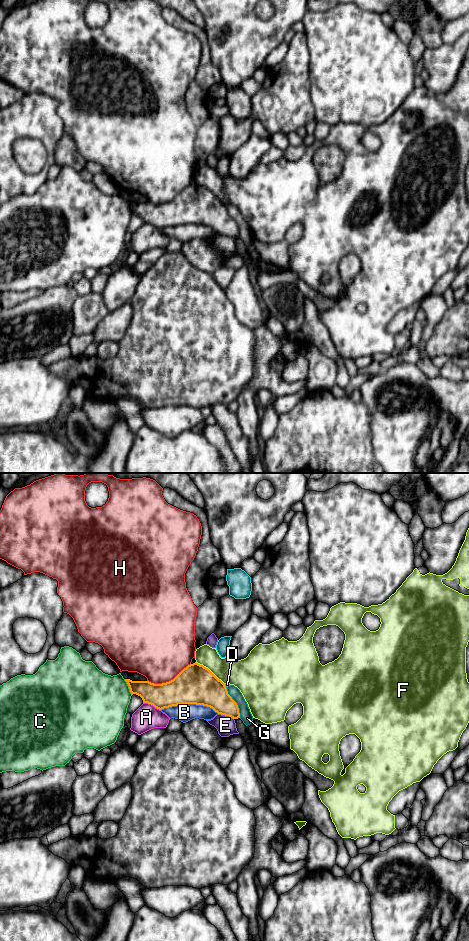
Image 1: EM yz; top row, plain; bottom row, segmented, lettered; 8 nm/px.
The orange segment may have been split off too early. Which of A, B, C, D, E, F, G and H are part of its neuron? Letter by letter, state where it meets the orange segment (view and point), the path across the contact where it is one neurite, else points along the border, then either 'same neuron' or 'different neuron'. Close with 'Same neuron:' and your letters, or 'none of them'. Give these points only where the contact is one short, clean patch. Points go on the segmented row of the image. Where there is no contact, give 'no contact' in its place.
A: meets orange in yz at (152, 704); border along yz (143, 702), (150, 703), (160, 710); different neuron
B: meets orange in yz at (190, 703); different neuron
C: meets orange in yz at (129, 687); different neuron
D: meets orange in yz at (224, 685); border along yz (224, 684), (226, 686); different neuron
E: meets orange in yz at (226, 715); different neuron
F: meets orange in yz at (209, 670); different neuron
G: meets orange in yz at (235, 702); border along yz (225, 687), (236, 703), (240, 717); different neuron
H: meets orange in yz at (169, 681); different neuron
Same neuron: none of them

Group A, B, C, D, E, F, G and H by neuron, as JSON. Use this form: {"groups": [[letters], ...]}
{"groups": [["A"], ["B"], ["C"], ["D", "G"], ["E"], ["F"], ["H"]]}

